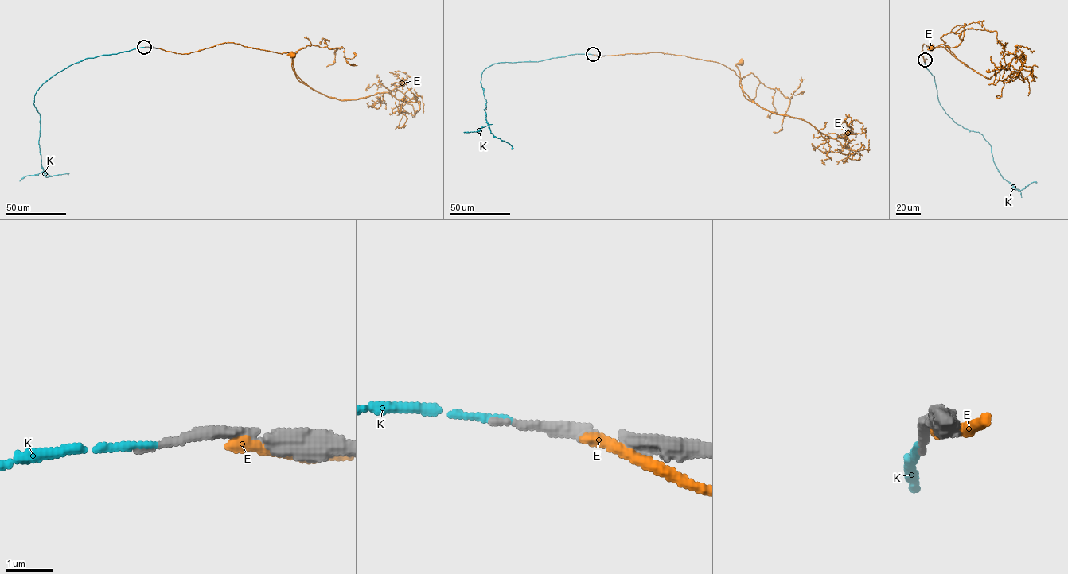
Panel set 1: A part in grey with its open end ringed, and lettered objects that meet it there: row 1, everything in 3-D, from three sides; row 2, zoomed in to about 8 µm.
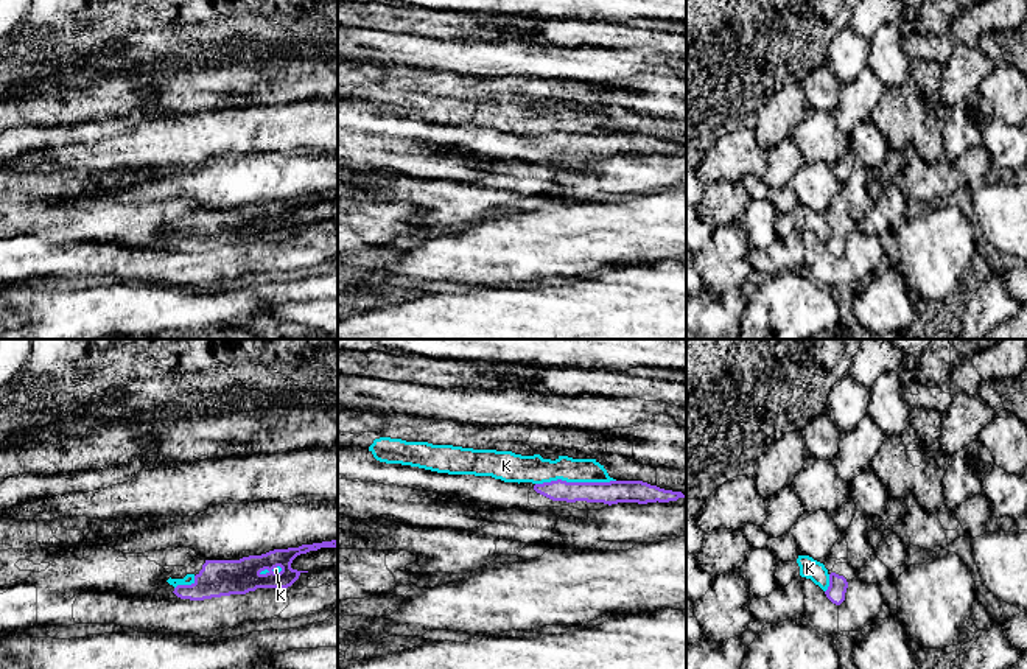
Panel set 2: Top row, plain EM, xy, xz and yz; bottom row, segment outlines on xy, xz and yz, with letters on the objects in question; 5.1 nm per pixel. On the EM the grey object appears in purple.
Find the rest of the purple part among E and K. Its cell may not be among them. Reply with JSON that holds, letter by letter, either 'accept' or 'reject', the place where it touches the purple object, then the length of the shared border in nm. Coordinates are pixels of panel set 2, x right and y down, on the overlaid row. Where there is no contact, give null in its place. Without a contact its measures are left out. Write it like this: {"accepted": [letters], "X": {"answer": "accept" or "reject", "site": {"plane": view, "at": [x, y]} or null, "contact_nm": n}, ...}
{"accepted": [], "E": {"answer": "reject", "site": null}, "K": {"answer": "reject", "site": {"plane": "xz", "at": [574, 483]}, "contact_nm": 420}}

